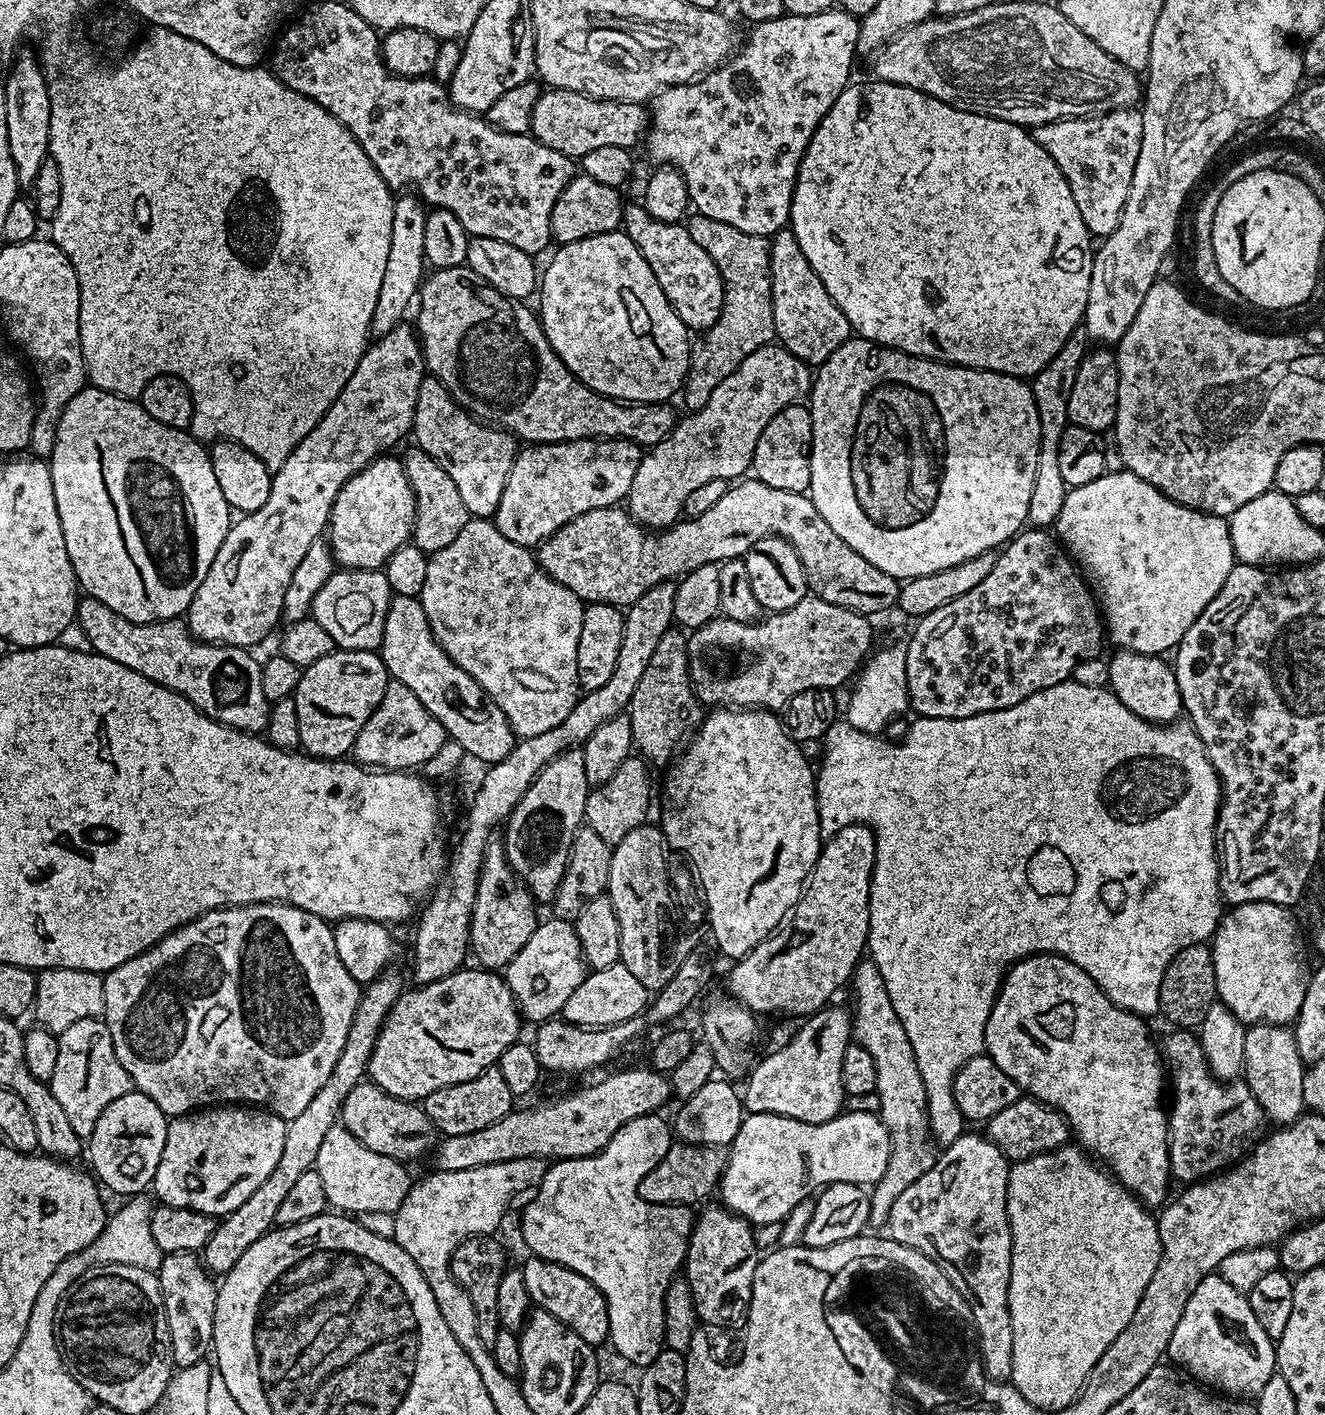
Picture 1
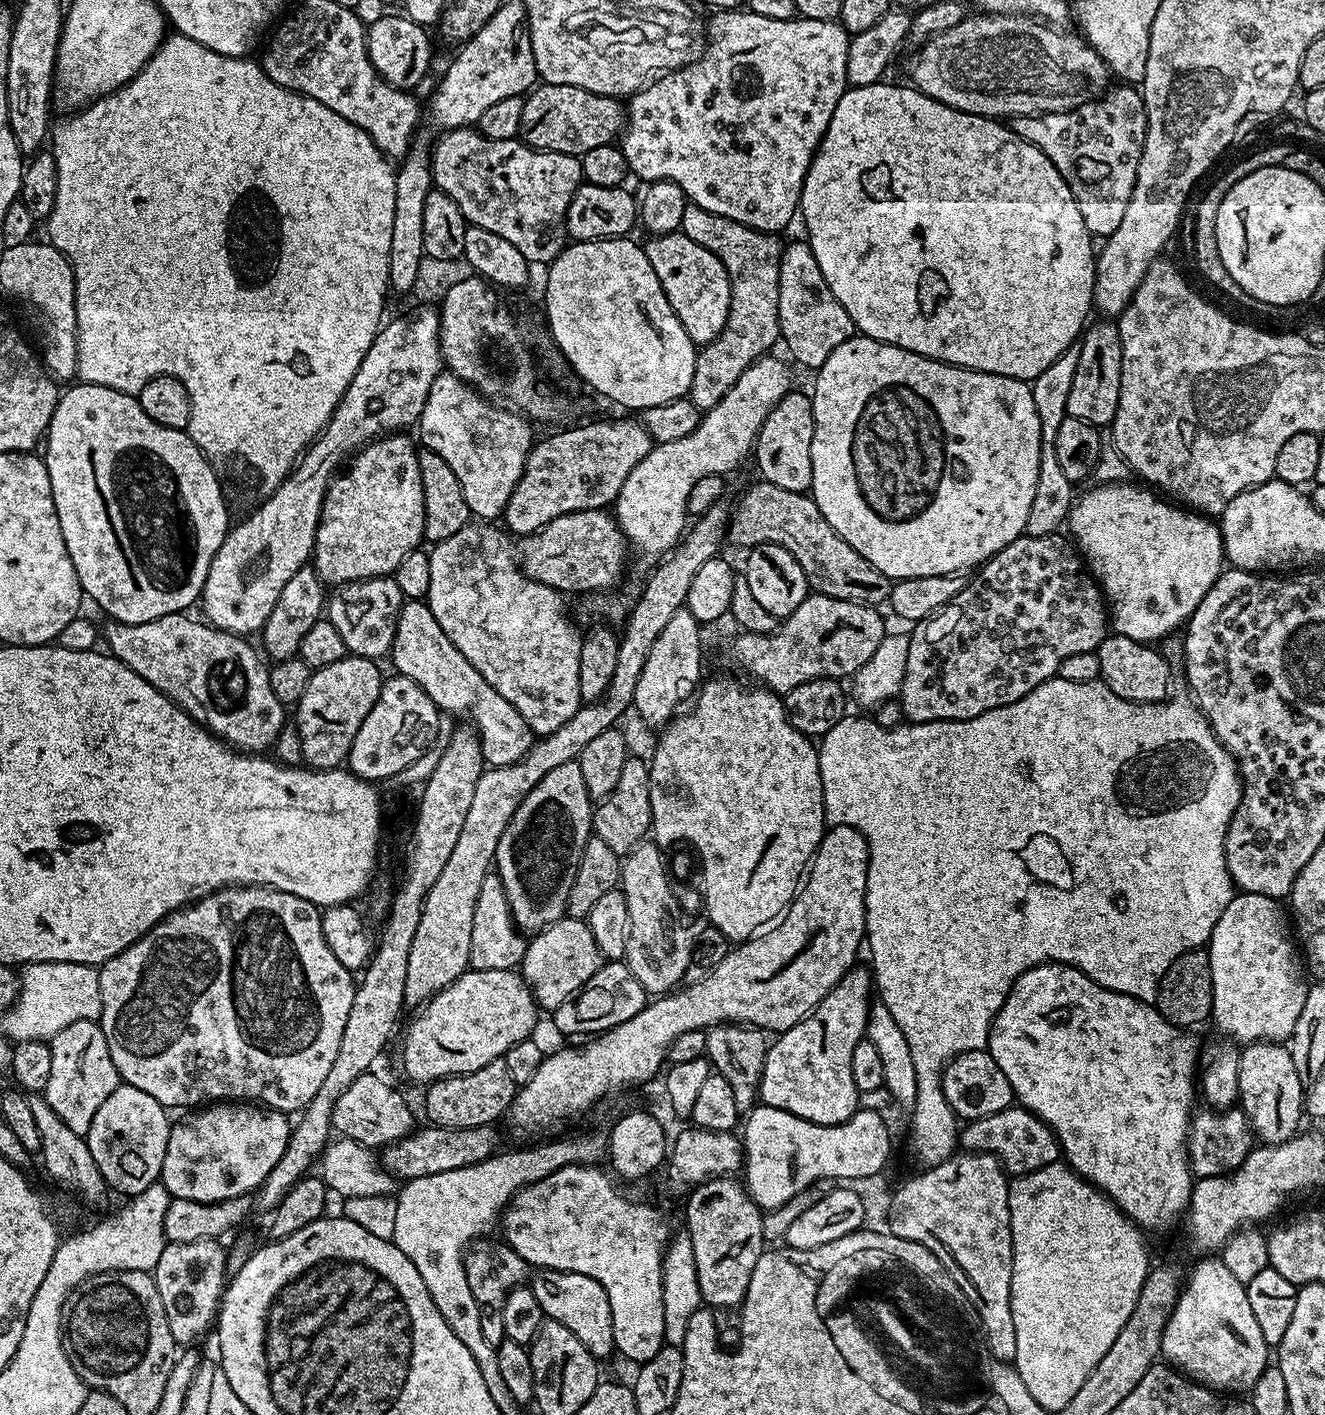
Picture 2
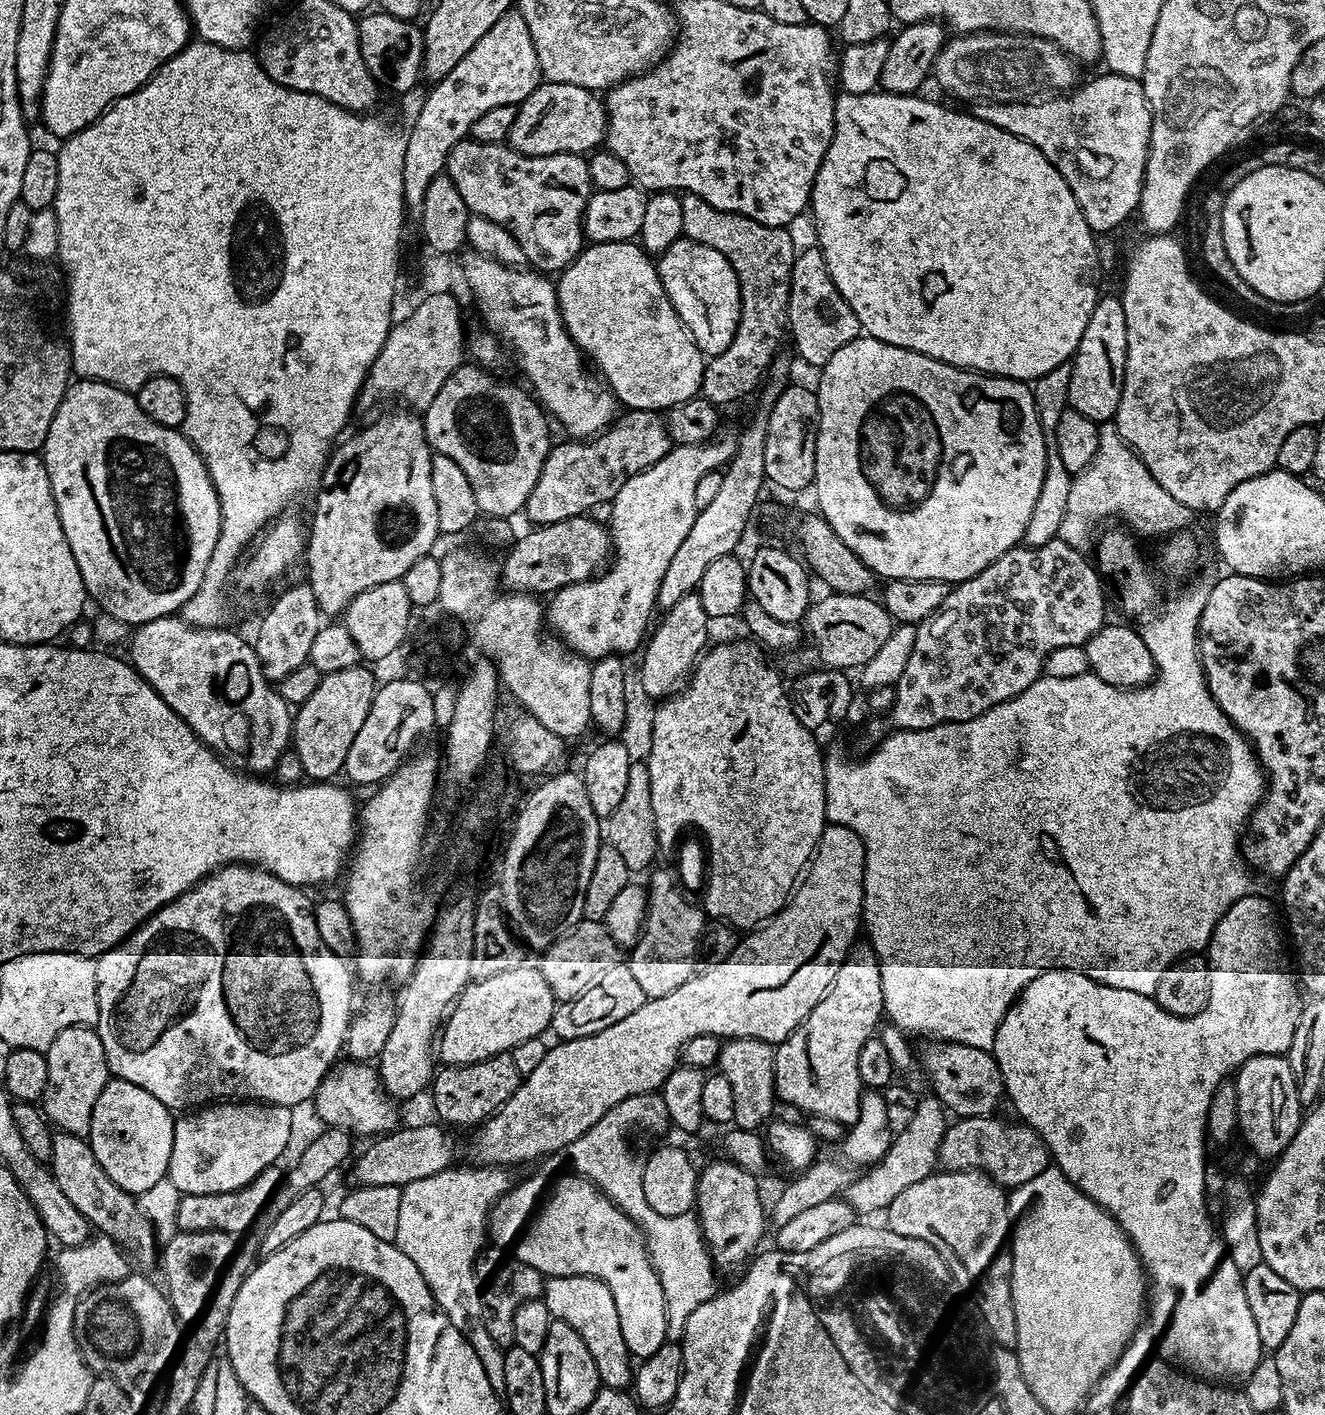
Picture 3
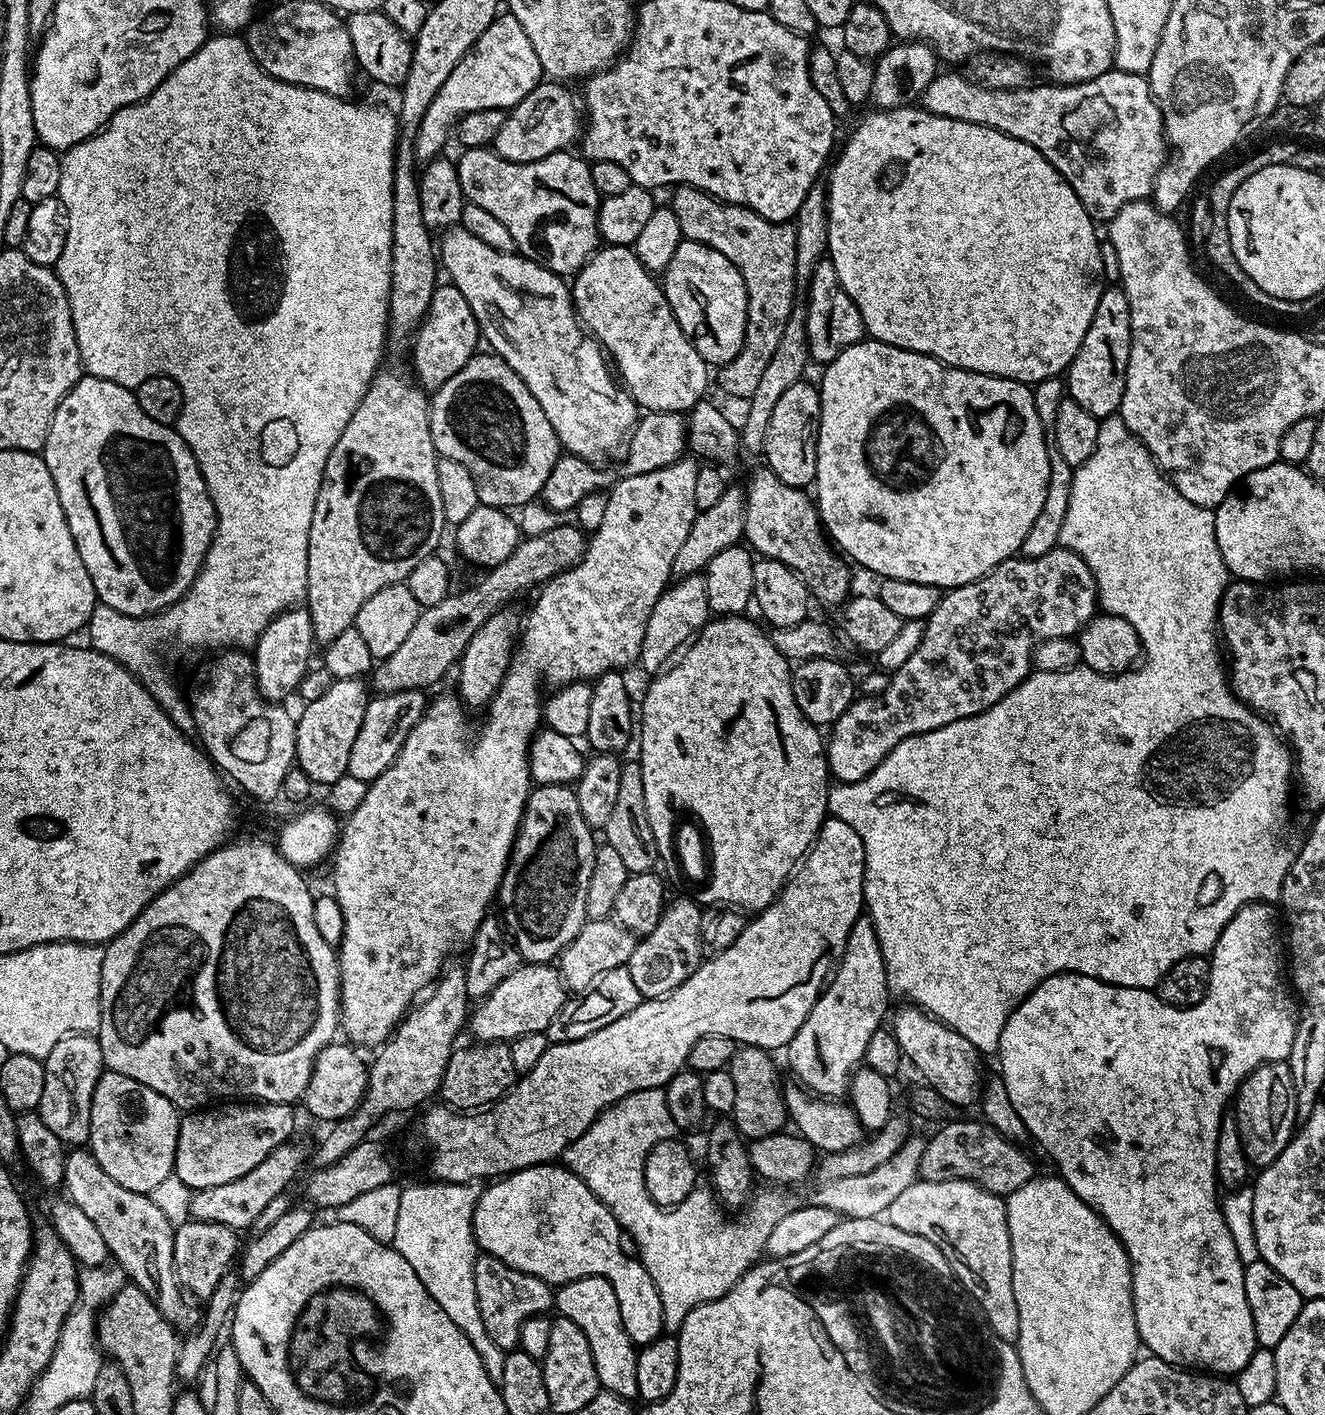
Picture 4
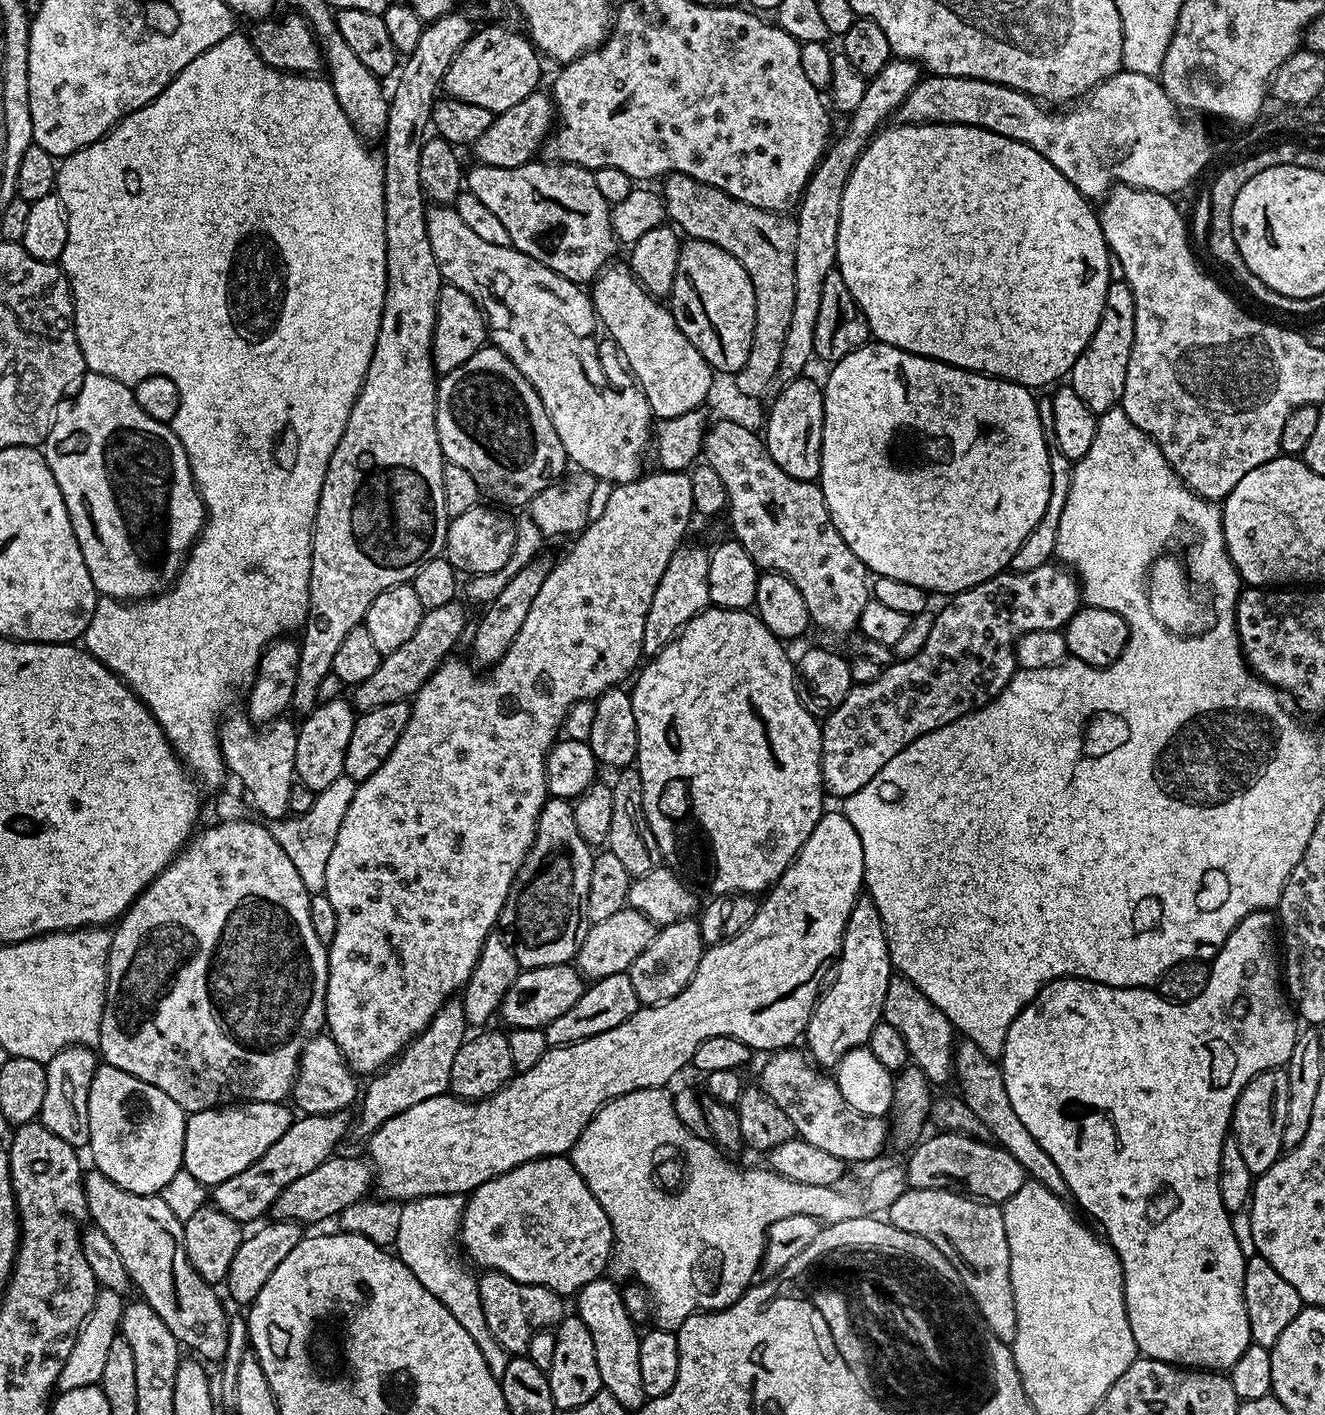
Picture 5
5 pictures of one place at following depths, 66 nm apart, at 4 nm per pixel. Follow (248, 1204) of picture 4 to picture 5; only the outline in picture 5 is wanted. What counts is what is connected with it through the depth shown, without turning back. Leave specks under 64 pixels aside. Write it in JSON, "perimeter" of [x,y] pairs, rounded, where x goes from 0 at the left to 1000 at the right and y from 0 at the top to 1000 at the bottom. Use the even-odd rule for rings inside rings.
{"perimeter":[[[262,785],[249,786],[245,789],[230,789],[221,791],[220,795],[183,830],[177,830],[177,833],[171,833],[171,835],[162,837],[158,842],[159,853],[168,855],[168,858],[174,858],[174,861],[186,864],[186,862],[195,863],[196,859],[202,857],[205,854],[206,849],[210,847],[210,844],[222,833],[228,833],[228,830],[234,830],[237,824],[243,824],[254,813],[259,803],[262,804],[264,800],[264,789]]]}

